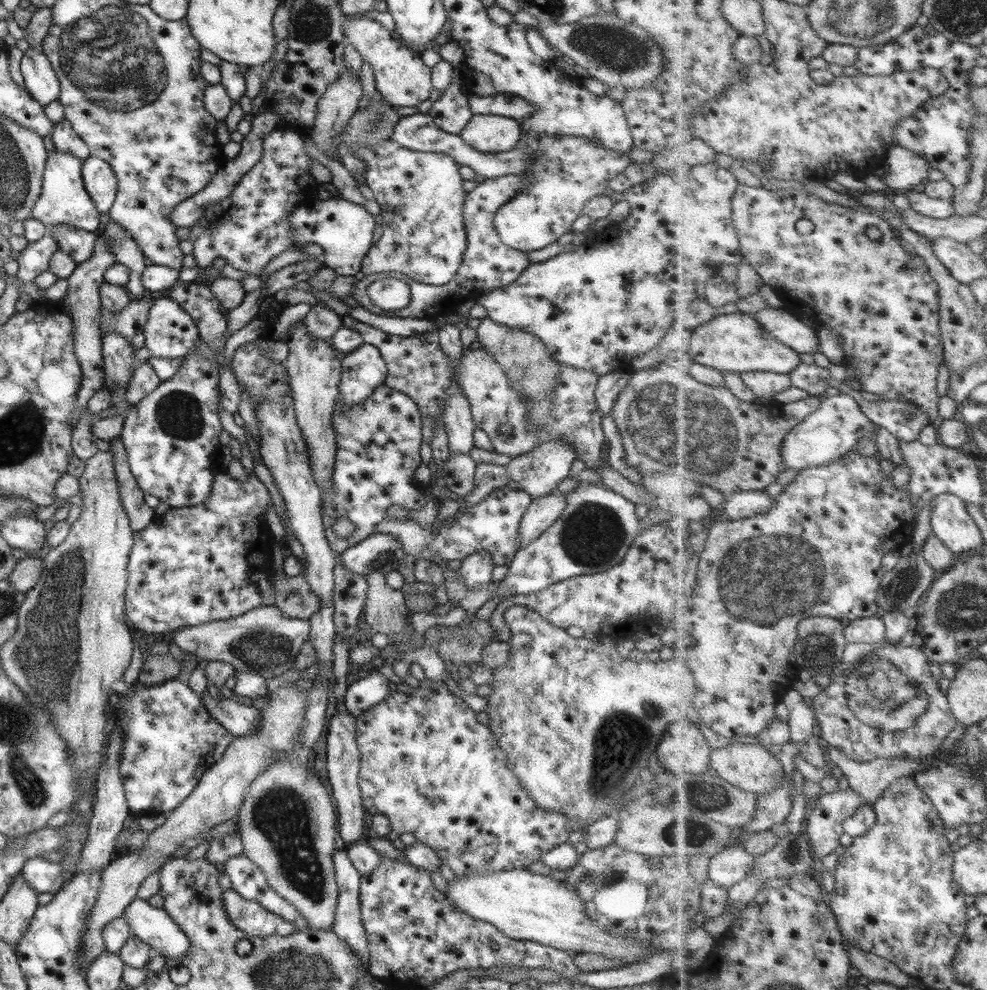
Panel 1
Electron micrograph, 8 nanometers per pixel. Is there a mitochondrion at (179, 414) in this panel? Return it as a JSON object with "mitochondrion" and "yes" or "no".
{"mitochondrion":"yes"}

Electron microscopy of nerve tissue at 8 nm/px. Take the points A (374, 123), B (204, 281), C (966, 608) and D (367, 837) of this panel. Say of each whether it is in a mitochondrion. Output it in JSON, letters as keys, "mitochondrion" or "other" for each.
{"A":"mitochondrion","B":"other","C":"mitochondrion","D":"other"}

